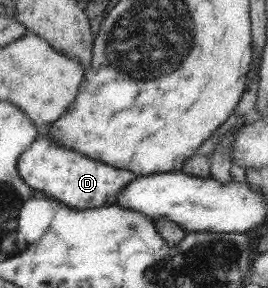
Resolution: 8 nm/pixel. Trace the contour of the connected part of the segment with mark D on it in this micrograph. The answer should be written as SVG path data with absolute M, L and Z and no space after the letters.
M50 124L42 126L38 129L37 139L18 157L17 163L18 173L24 183L37 192L62 201L66 208L86 210L116 204L118 193L130 181L136 179L137 175L130 170L116 169L114 166L90 159L78 151L55 145L50 137L47 137Z

